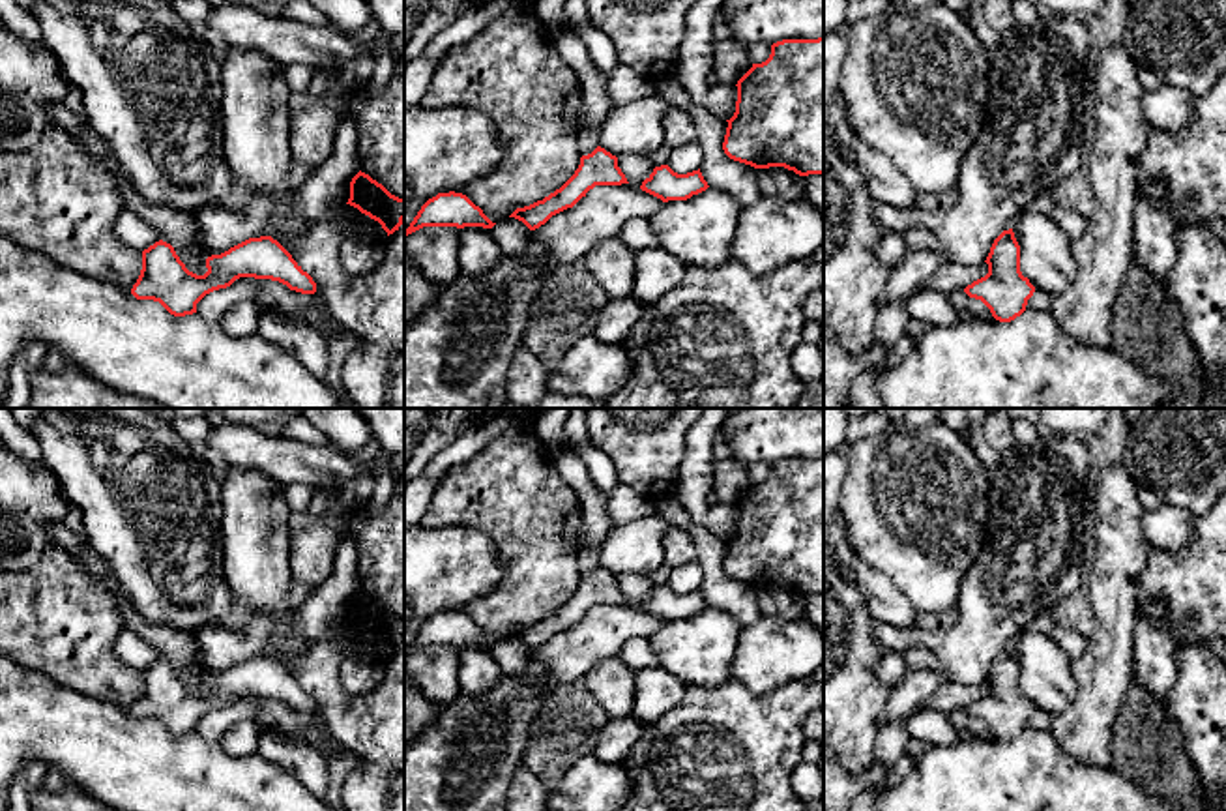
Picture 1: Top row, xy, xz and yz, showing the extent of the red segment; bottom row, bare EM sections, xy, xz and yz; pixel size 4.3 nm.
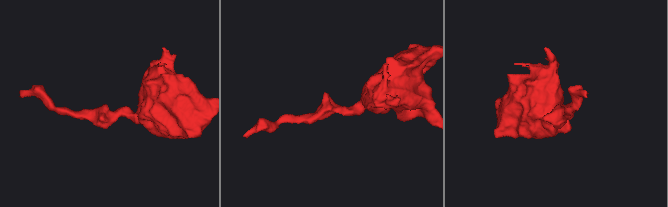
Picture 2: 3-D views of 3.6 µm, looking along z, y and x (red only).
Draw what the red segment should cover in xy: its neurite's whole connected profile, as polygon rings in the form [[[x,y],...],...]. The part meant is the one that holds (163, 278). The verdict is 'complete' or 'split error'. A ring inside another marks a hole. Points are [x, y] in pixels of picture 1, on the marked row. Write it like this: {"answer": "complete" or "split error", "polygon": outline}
{"answer": "complete", "polygon": [[[271,236],[249,238],[221,255],[206,258],[208,272],[197,275],[185,268],[174,247],[163,240],[142,251],[142,270],[131,294],[137,300],[159,302],[170,315],[185,317],[197,313],[197,303],[210,292],[230,287],[240,277],[271,279],[301,294],[314,294],[316,283],[301,270],[292,255]]]}

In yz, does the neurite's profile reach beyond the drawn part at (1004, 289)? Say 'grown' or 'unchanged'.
unchanged

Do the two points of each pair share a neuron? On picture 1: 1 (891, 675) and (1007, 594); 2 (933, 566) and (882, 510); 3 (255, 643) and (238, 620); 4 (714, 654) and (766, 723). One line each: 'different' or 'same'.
1: same
2: same
3: same
4: different

